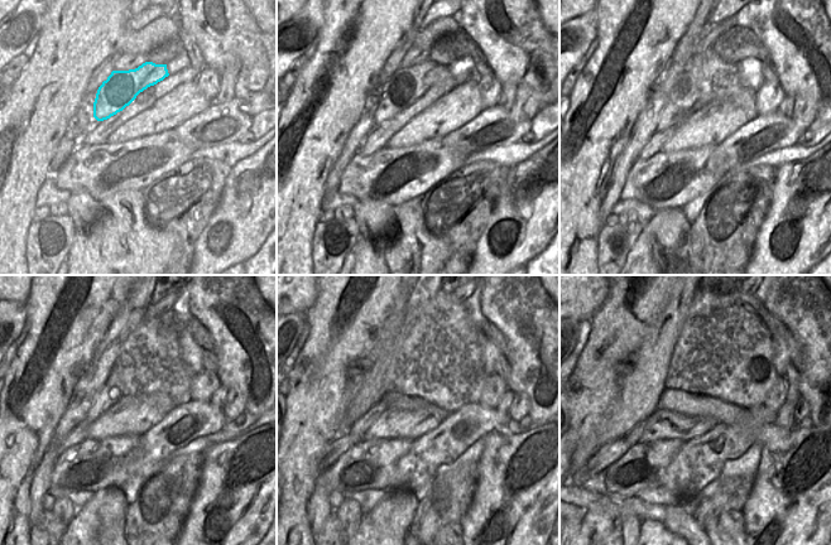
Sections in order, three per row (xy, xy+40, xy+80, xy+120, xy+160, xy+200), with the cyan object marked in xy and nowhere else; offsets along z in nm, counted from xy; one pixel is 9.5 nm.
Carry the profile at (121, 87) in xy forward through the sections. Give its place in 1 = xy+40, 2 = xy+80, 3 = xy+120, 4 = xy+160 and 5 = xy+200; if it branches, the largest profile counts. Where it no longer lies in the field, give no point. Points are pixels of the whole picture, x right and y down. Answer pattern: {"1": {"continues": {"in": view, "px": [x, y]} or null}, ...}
{"1": {"continues": {"in": "xy+40", "px": [406, 86]}}, "2": {"continues": {"in": "xy+80", "px": [682, 100]}}, "3": {"continues": {"in": "xy+120", "px": [111, 390]}}, "4": {"continues": {"in": "xy+160", "px": [360, 427]}}, "5": {"continues": {"in": "xy+200", "px": [632, 438]}}}

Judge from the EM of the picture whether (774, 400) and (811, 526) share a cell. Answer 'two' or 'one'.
two

